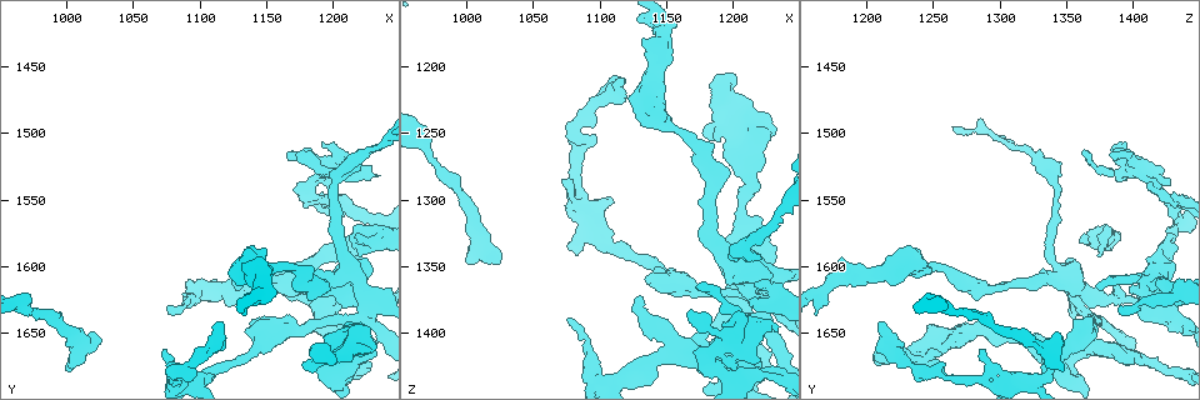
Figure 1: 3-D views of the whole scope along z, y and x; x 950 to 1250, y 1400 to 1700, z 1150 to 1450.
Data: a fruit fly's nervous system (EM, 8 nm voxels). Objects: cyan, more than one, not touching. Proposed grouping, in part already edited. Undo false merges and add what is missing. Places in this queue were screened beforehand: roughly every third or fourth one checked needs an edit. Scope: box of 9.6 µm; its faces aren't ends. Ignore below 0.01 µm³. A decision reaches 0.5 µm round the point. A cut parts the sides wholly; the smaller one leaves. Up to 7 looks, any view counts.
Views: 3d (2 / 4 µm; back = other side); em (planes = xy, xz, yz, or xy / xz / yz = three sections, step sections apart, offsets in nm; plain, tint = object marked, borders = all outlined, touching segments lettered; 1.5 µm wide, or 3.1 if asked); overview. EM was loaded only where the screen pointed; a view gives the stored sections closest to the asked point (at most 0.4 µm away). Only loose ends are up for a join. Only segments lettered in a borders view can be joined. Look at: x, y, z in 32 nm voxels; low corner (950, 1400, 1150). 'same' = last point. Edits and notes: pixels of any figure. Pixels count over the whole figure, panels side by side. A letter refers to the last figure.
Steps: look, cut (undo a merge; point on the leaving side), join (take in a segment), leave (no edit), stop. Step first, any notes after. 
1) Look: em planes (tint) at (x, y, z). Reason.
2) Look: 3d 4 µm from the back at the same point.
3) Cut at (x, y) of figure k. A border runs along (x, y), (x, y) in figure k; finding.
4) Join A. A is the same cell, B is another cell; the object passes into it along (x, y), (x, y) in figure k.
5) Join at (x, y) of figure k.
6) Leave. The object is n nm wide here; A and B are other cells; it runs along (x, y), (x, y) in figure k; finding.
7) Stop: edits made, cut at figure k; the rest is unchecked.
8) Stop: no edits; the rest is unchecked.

Look: em planes (borders) at (1116, 1640, 1214). End of a long branch.

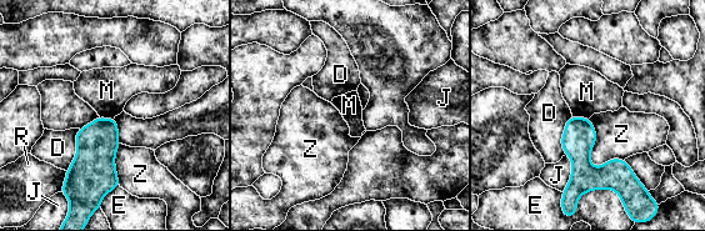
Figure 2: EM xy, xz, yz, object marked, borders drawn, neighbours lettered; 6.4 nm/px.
Leave. The longest contact is with Z, 360 nm; D, E, J, M, R and Z are other cells; a border runs along (573, 115), (589, 117) in figure 2; none of them fits.

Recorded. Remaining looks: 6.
Look: 3d 4 µm at (1082, 1684, 1272). Branch point.

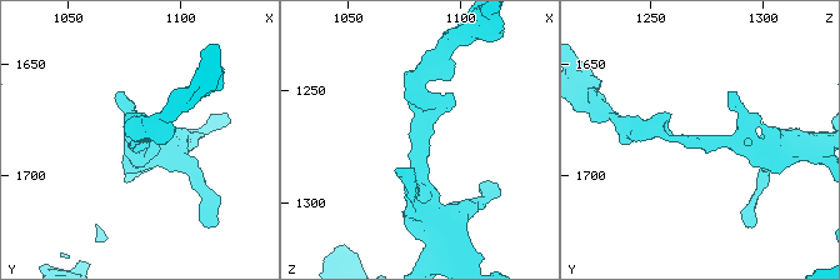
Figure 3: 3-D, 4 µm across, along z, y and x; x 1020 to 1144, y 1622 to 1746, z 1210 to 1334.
Look: em planes (borders) at (1083, 1687, 1273). 3 arms meet here; the arms are 170, 240, 240 nm wide; shape alone is not enough.

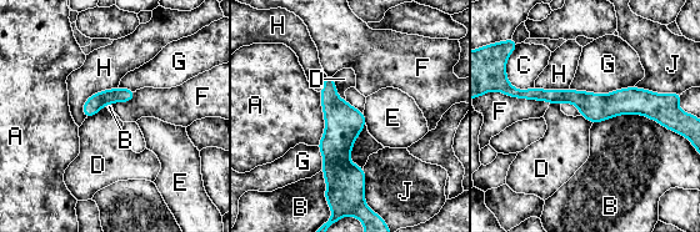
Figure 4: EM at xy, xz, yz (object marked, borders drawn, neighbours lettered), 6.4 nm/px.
Leave. The object is 190 nm wide here; A, B, C, D, E, F, G, H and J are other cells; a border runs along (593, 122), (644, 115), (675, 132) in figure 4; all the same neuron.

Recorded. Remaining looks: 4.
Look: em planes (tint) at (1002, 1680, 1346). Branch stops here.

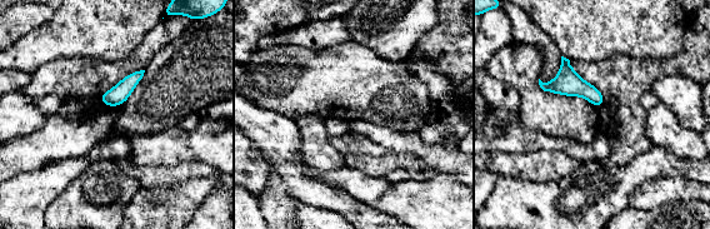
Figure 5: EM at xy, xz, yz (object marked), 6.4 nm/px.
Look: em planes (borders) at the same point. See the neighbours.

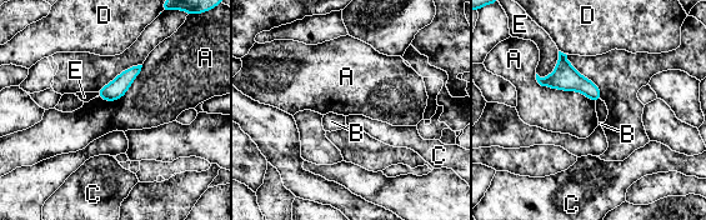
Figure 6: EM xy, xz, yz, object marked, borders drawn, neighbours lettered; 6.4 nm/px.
Leave. The object is 100 nm wide here; A, B, C, D and E are other cells; a border runs along (535, 74), (595, 104) in figure 6; none of them fits.

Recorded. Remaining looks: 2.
Stop: no edits; the rest is unchecked.

